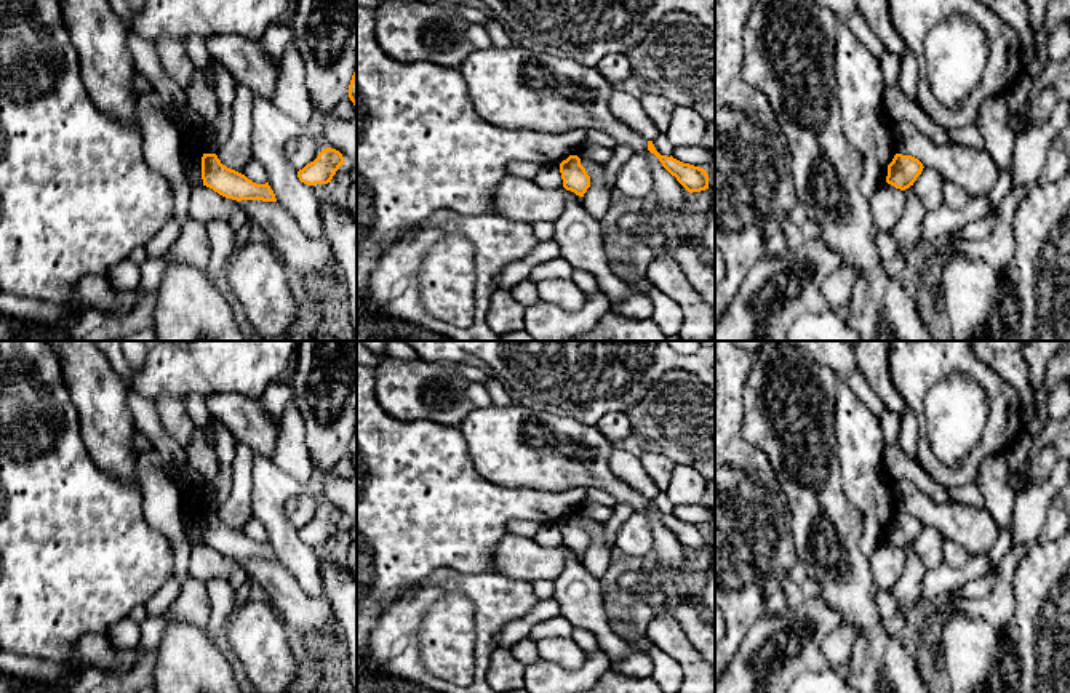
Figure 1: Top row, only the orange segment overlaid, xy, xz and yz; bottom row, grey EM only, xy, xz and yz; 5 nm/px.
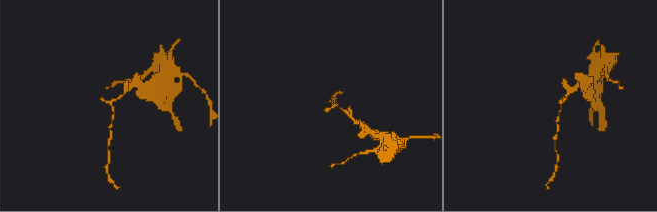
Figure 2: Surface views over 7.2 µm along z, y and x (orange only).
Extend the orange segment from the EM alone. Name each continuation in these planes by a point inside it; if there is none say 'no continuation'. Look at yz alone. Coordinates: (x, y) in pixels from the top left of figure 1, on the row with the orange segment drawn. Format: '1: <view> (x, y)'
no continuation

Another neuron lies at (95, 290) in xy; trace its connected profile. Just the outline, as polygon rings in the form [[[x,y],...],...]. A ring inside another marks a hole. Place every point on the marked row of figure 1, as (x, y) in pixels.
[[[86,275],[77,286],[78,296],[85,304],[101,307],[107,314],[117,314],[120,293],[102,275]]]

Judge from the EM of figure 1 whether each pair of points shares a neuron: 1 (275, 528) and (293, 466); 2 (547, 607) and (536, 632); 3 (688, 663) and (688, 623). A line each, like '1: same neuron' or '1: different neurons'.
1: different neurons
2: different neurons
3: different neurons

